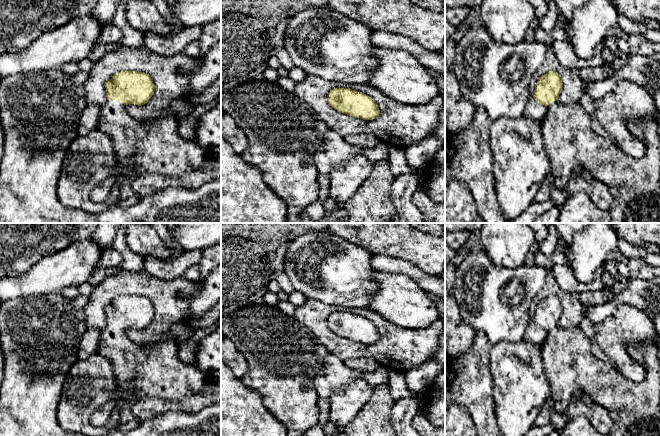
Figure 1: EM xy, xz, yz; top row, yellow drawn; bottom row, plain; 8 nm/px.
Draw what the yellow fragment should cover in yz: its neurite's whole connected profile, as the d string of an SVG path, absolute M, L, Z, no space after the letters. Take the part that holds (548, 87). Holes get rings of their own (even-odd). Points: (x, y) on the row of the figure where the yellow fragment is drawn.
M556 71L542 75L534 90L536 102L547 107L541 130L556 188L564 190L573 169L582 167L608 188L618 190L609 209L613 223L660 223L660 139L657 121L626 121L626 124L635 123L645 139L642 155L635 158L620 150L613 141L597 134L591 126L591 116L579 102L560 104L557 100L561 90L562 81Z

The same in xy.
M121 71L114 74L112 78L106 82L105 88L108 101L101 107L96 128L111 138L116 154L116 163L119 163L124 168L124 171L118 175L105 178L93 189L91 199L96 204L103 203L110 195L113 185L117 183L118 177L134 166L140 166L143 170L150 173L174 177L195 171L202 165L205 157L205 149L203 149L196 140L189 141L183 139L179 135L179 123L175 119L172 117L164 117L156 122L144 123L141 120L131 117L126 112L126 106L128 104L141 106L146 104L152 97L155 91L155 85L149 74L136 71Z

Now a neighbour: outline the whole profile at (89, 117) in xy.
M96 105L86 106L81 114L77 127L77 134L80 137L86 136L96 129L96 125L100 116L100 108Z

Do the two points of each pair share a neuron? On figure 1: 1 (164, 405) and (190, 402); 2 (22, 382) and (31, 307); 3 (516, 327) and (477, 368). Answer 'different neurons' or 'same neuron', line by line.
1: same neuron
2: same neuron
3: different neurons

